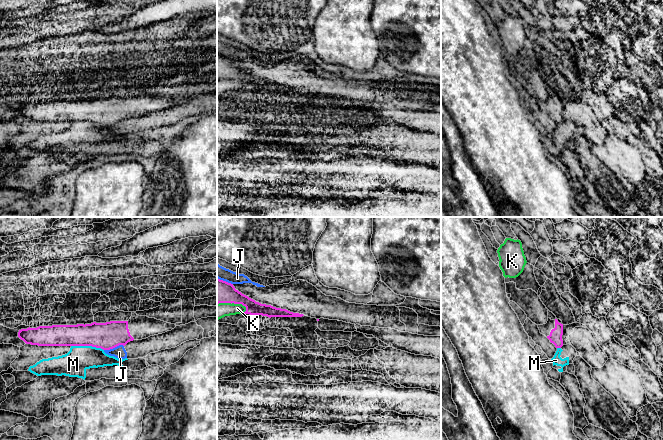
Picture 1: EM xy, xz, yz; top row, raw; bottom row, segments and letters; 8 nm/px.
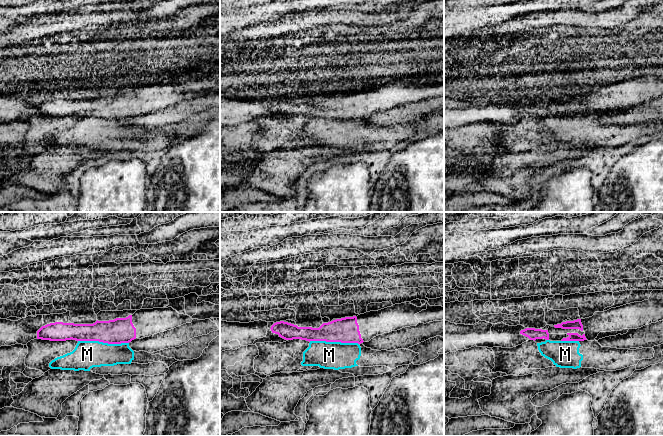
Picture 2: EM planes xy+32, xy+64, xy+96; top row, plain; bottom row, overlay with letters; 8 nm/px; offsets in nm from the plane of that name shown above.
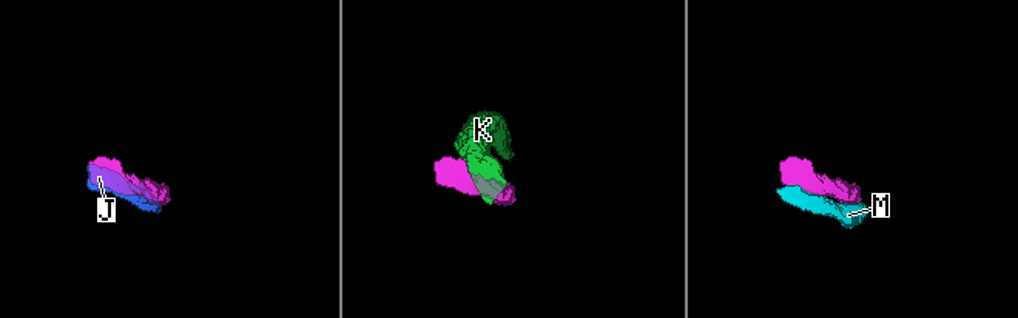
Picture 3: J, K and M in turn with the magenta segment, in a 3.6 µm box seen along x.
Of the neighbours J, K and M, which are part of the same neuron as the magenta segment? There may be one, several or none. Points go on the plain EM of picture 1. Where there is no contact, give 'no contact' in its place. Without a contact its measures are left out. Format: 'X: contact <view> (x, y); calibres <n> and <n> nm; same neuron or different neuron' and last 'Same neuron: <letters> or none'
J: contact xy (113, 123); calibres 220 and 100 nm; different neuron
K: contact xz (233, 78); calibres 190 and 130 nm; different neuron
M: contact xy (87, 121); calibres 220 and 200 nm; different neuron
Same neuron: none

